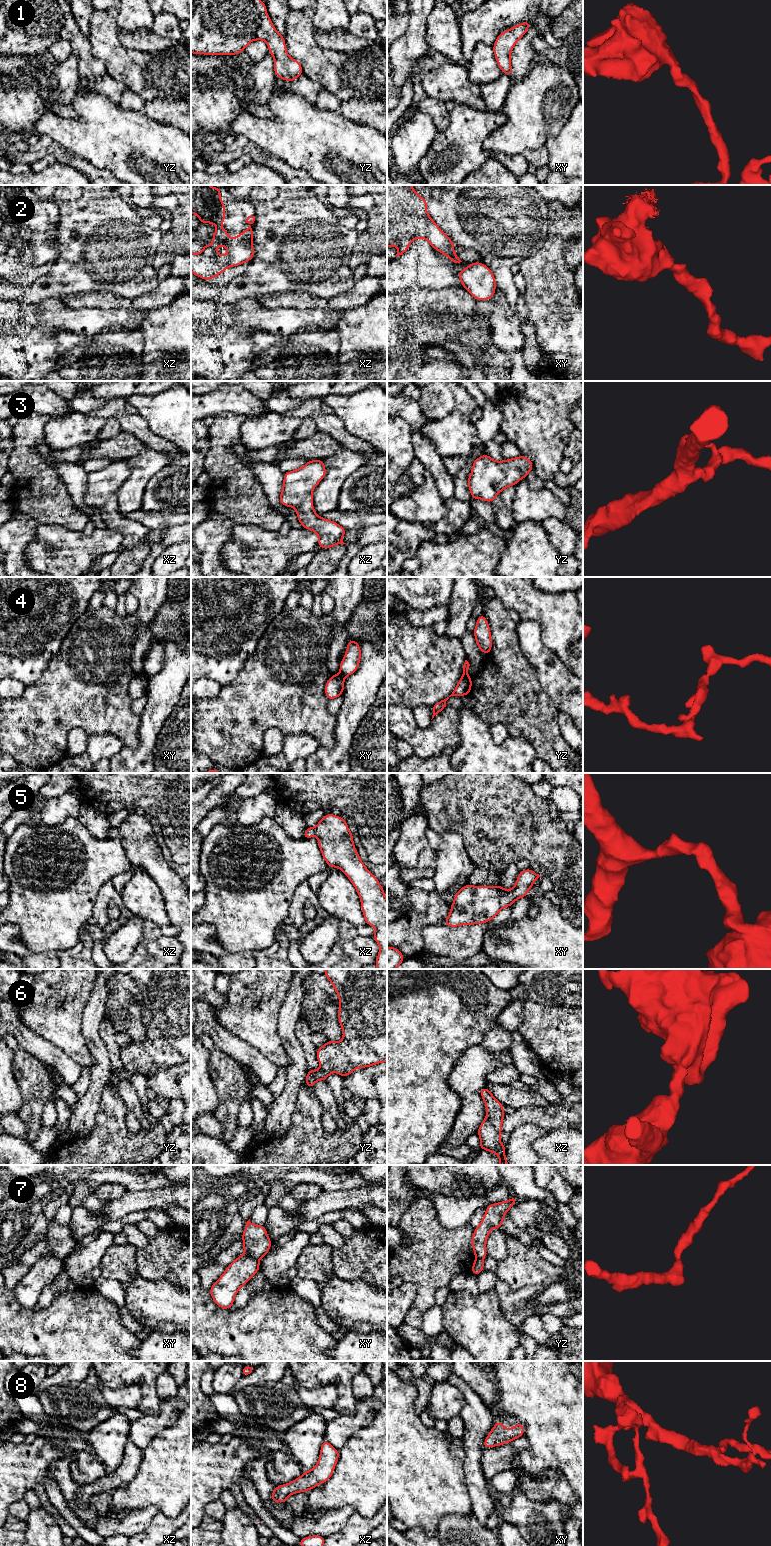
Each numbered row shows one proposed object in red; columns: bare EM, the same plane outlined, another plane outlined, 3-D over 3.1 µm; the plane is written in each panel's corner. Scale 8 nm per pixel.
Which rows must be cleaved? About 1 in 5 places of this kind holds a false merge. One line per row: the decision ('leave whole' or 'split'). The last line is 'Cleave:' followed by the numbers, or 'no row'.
1: leave whole
2: leave whole
3: leave whole
4: split
5: leave whole
6: leave whole
7: split
8: leave whole
Cleave: 4, 7

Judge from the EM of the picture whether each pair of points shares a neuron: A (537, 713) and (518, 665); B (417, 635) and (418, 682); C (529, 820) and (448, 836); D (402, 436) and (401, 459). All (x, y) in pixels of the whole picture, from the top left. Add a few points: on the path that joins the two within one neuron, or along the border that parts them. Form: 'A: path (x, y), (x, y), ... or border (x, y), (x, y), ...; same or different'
A: path (525, 701), (518, 694), (518, 677); same
B: path (417, 647), (418, 670); same
C: border (440, 832), (455, 830), (462, 837), (468, 856); different
D: path (401, 442), (401, 453); same

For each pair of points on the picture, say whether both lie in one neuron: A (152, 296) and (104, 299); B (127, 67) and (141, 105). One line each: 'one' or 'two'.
A: one
B: two

